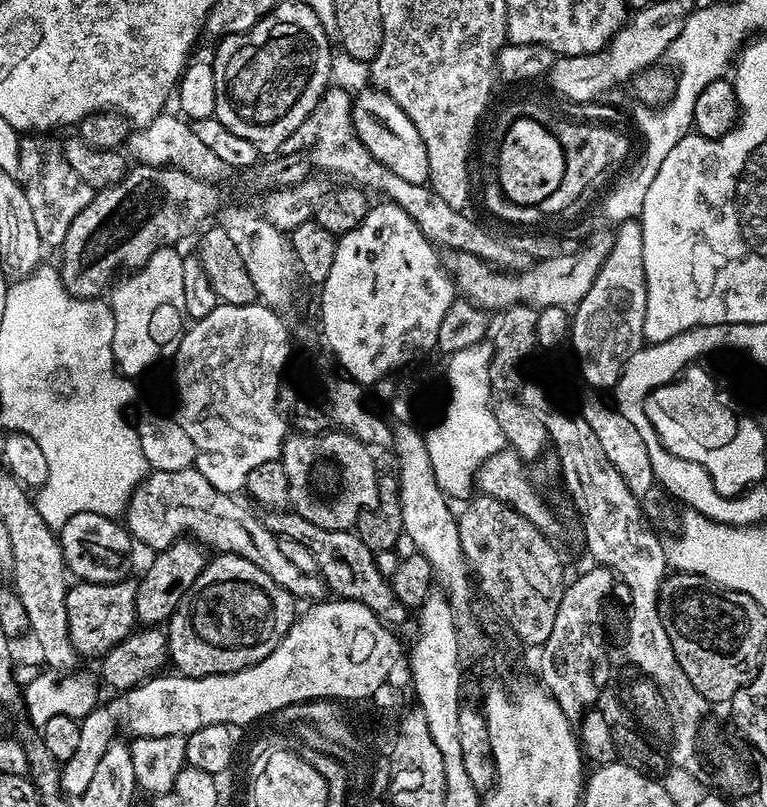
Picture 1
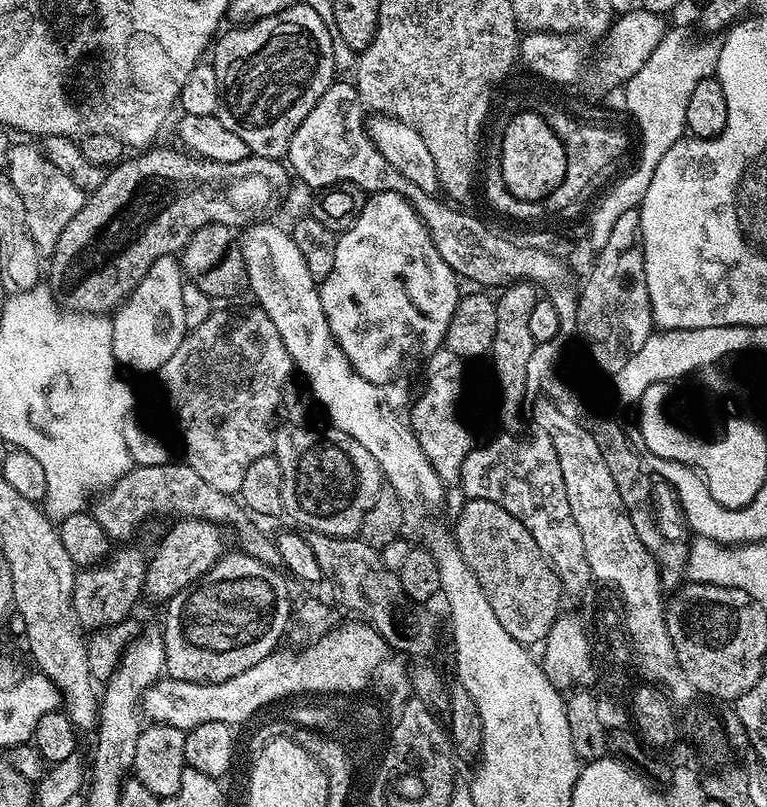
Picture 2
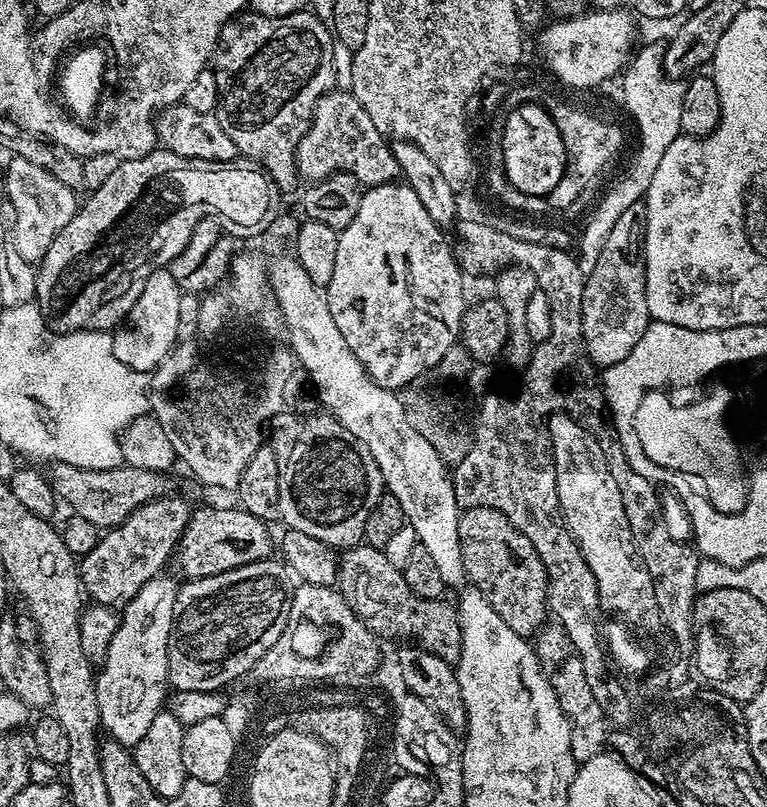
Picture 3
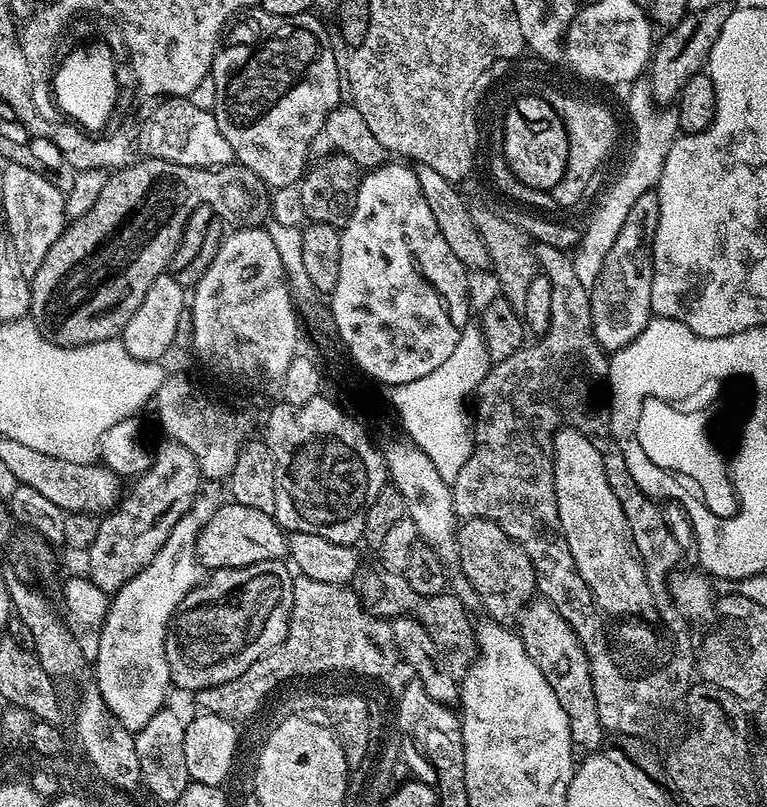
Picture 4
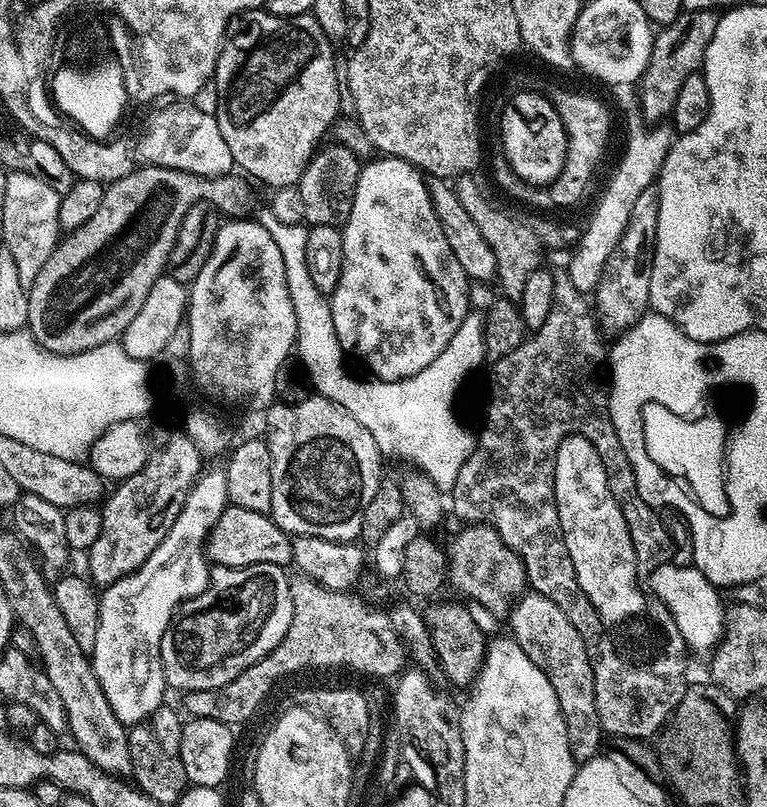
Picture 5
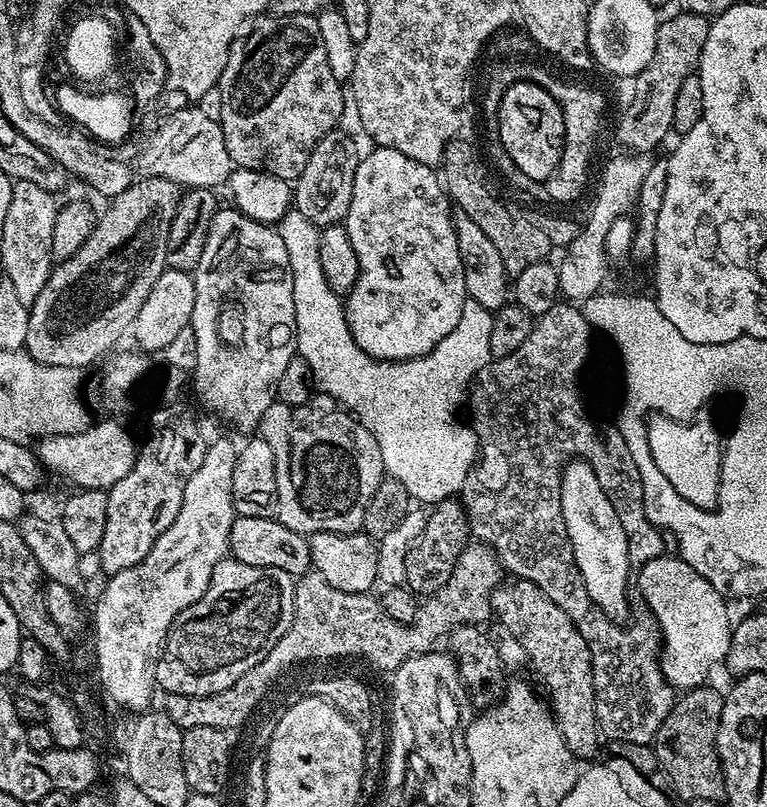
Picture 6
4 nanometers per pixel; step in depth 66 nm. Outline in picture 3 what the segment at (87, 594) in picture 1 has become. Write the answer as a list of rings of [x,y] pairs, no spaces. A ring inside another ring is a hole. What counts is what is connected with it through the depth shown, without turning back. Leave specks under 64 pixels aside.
[[[160,496],[157,500],[148,498],[143,504],[139,504],[119,526],[107,529],[94,546],[94,550],[90,550],[78,564],[80,583],[87,591],[88,588],[92,591],[91,599],[105,606],[123,606],[142,586],[146,586],[146,582],[161,575],[165,571],[164,563],[171,556],[173,559],[177,551],[180,535],[184,533],[184,528],[188,524],[188,519],[192,517],[193,511],[193,505],[188,505],[180,496]]]

